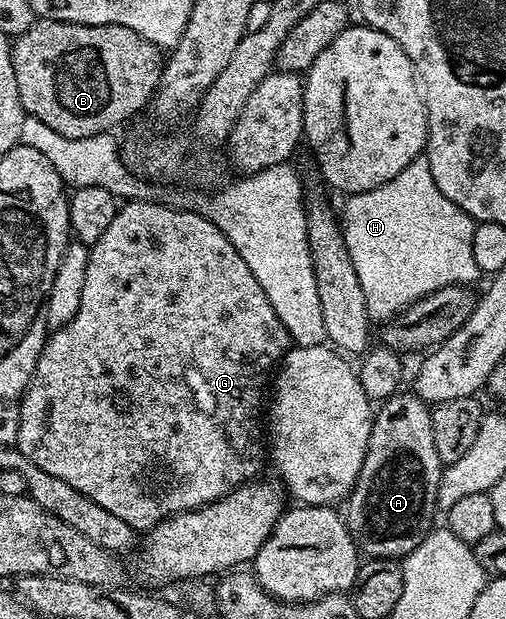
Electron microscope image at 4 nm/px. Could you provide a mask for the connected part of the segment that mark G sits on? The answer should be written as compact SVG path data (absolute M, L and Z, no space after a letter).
M146 201L124 202L111 219L107 231L103 231L90 248L87 283L83 283L83 300L79 302L75 319L48 334L29 387L19 401L21 426L16 447L36 467L63 479L75 491L89 497L104 510L111 511L116 518L123 519L133 530L151 530L174 513L186 513L223 499L232 489L249 484L260 474L257 472L265 457L267 461L267 445L261 442L263 406L267 401L265 384L268 381L270 384L271 374L290 348L289 332L287 327L283 327L279 315L275 315L271 299L263 295L259 279L251 275L251 267L243 263L239 251L231 247L227 235L223 235L215 223L186 209L172 209Z

